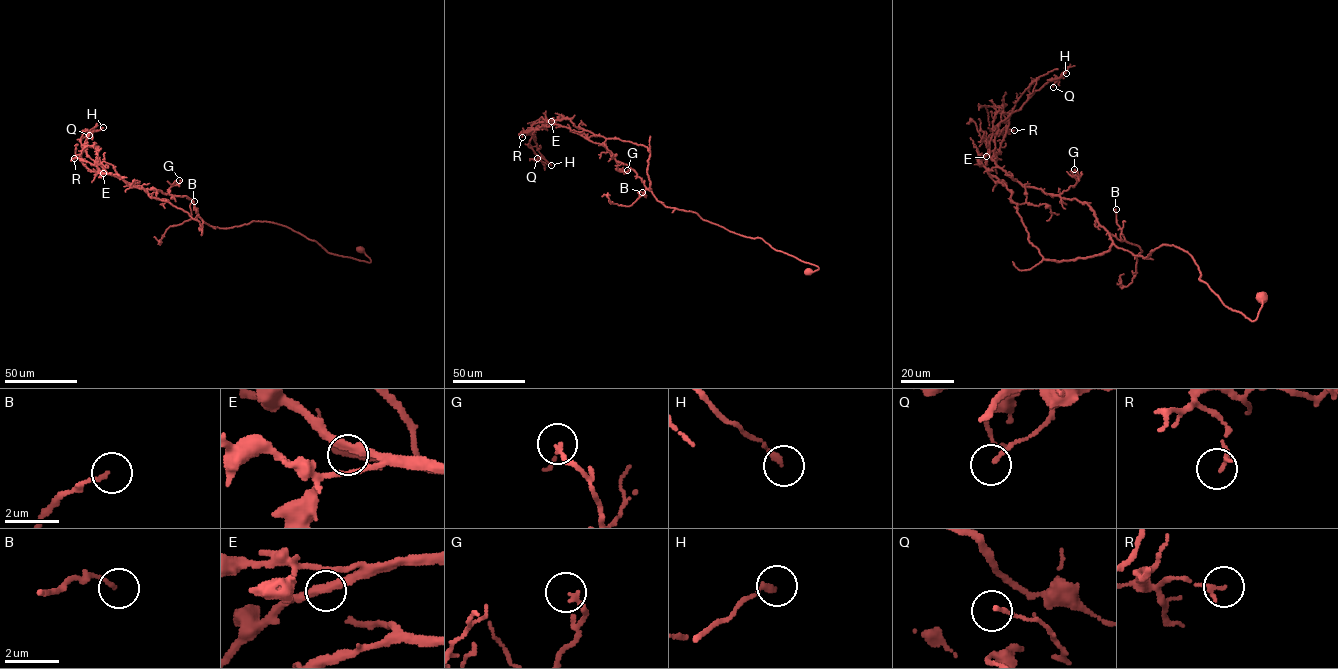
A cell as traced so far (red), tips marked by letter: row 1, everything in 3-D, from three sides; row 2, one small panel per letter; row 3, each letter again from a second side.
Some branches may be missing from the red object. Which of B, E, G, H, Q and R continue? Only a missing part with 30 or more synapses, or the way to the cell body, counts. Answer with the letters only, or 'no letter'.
no letter

